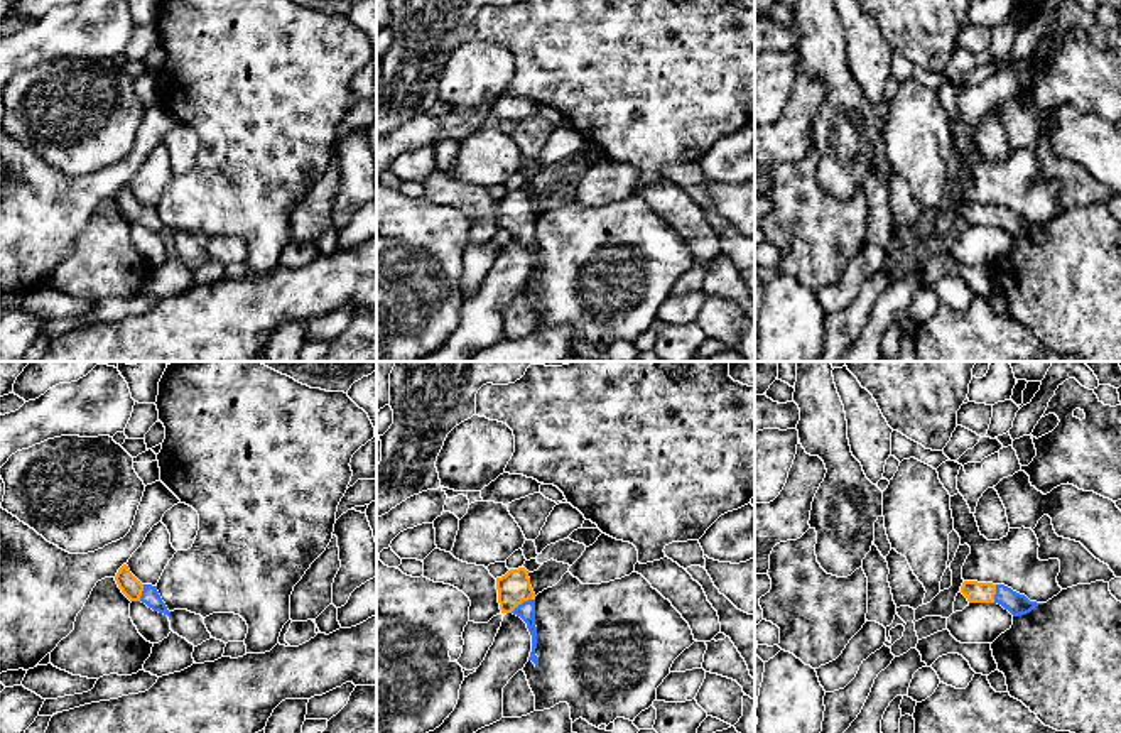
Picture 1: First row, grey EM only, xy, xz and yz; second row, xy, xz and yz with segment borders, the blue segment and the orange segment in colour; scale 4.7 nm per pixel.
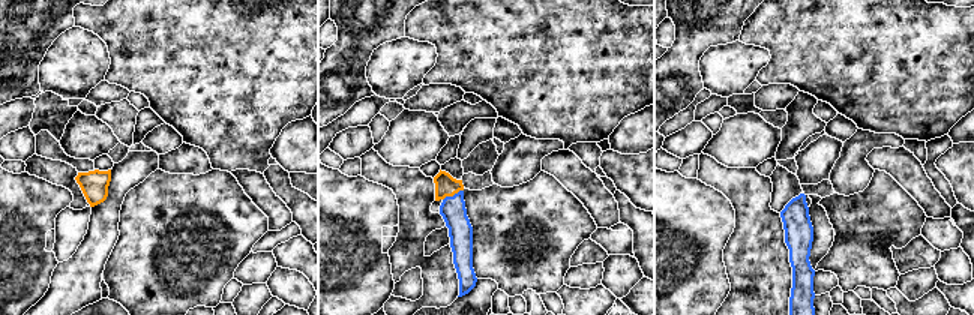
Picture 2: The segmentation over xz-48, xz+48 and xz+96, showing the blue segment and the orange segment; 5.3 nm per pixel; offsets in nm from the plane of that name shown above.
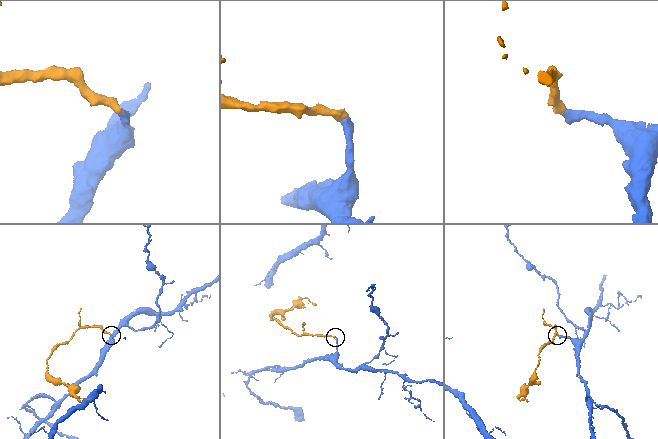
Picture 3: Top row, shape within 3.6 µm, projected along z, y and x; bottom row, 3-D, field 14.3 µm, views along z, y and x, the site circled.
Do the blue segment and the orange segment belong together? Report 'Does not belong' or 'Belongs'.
Belongs

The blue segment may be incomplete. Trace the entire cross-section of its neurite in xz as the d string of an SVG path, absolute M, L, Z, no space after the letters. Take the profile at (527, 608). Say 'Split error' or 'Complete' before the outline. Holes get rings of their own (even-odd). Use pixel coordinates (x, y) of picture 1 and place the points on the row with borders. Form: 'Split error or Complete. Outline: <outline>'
Split error. Outline: M525 567L510 569L505 576L496 578L498 603L501 613L520 616L532 635L532 652L528 660L539 667L537 627L535 627L535 593L530 586L528 571Z

